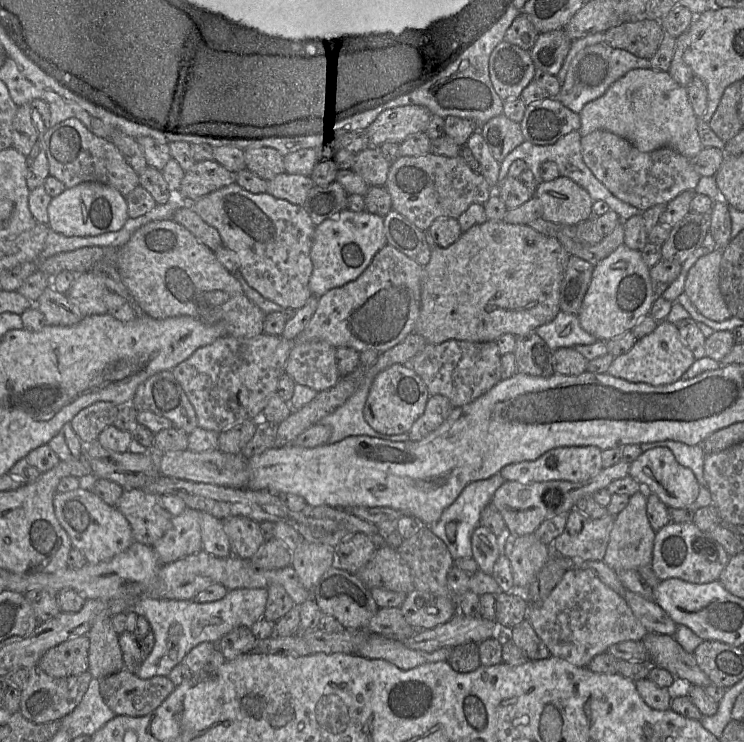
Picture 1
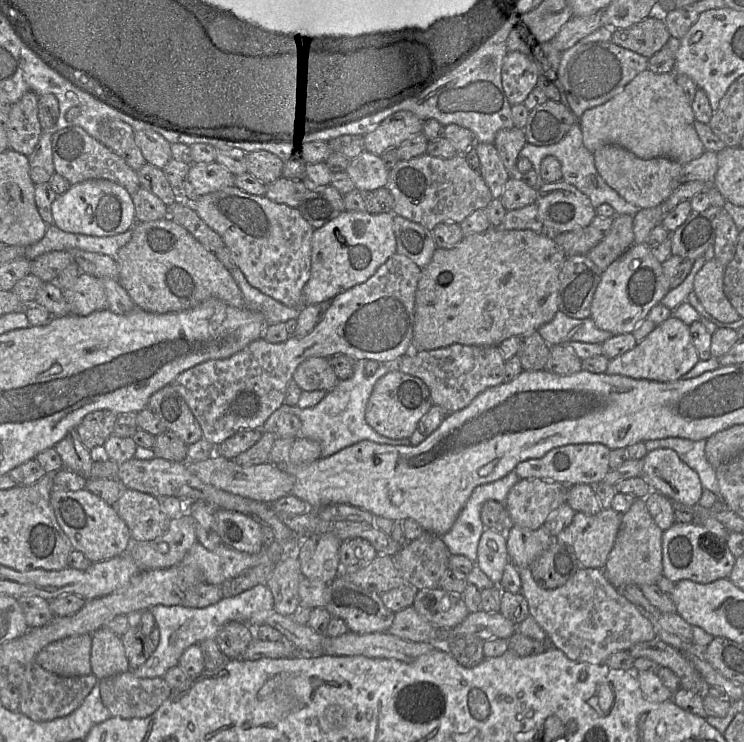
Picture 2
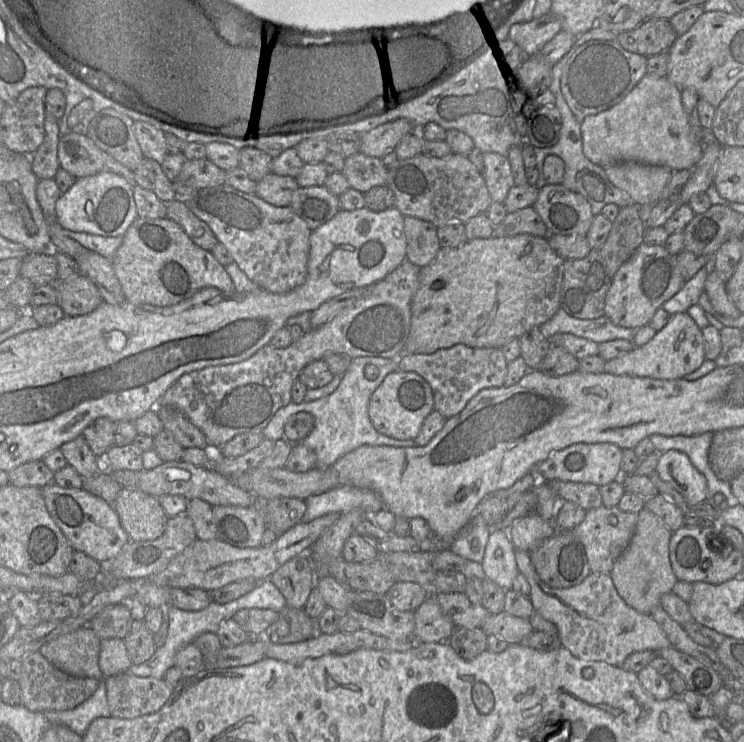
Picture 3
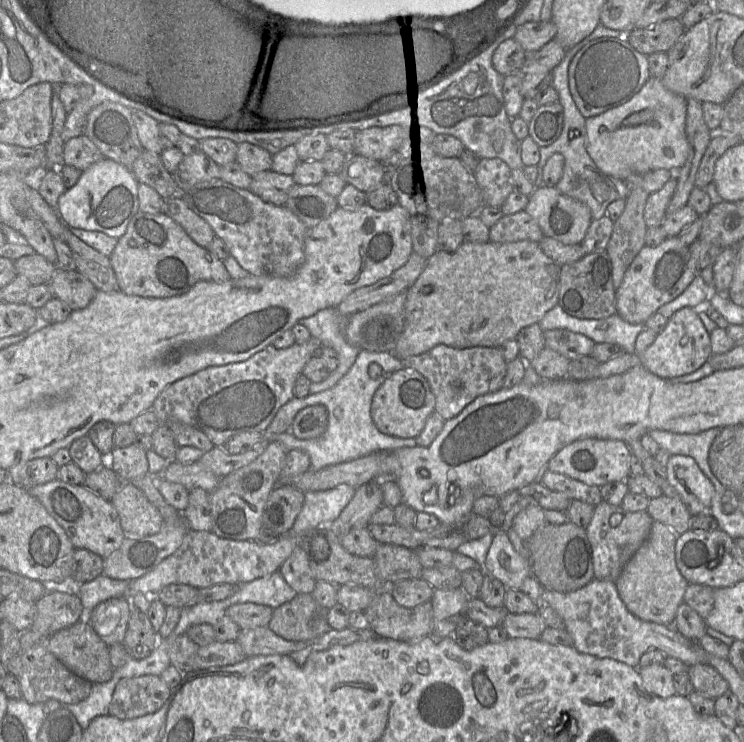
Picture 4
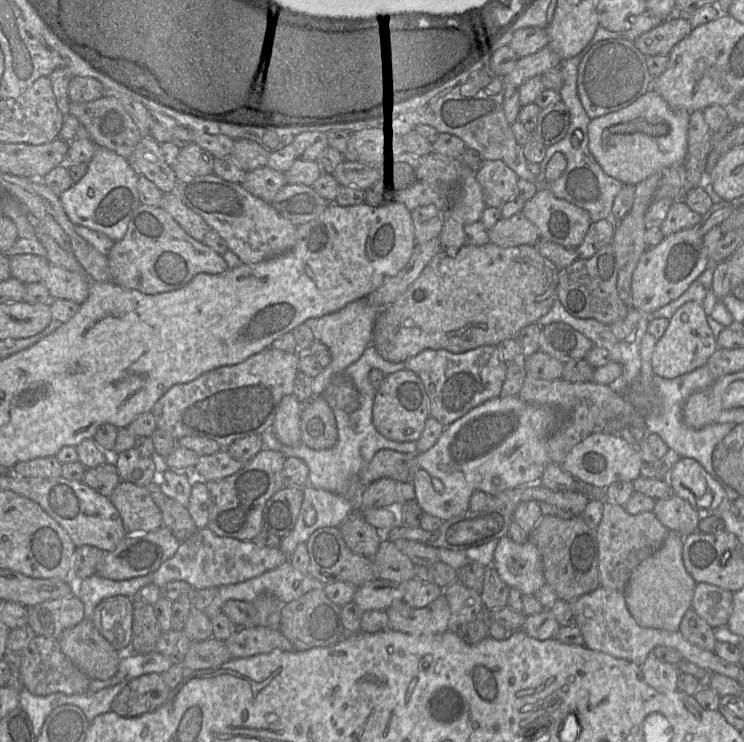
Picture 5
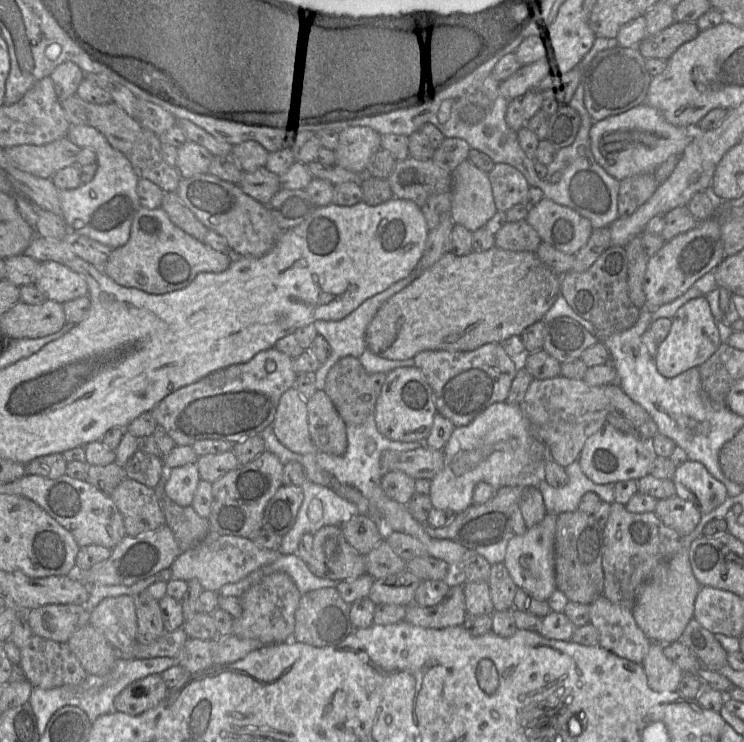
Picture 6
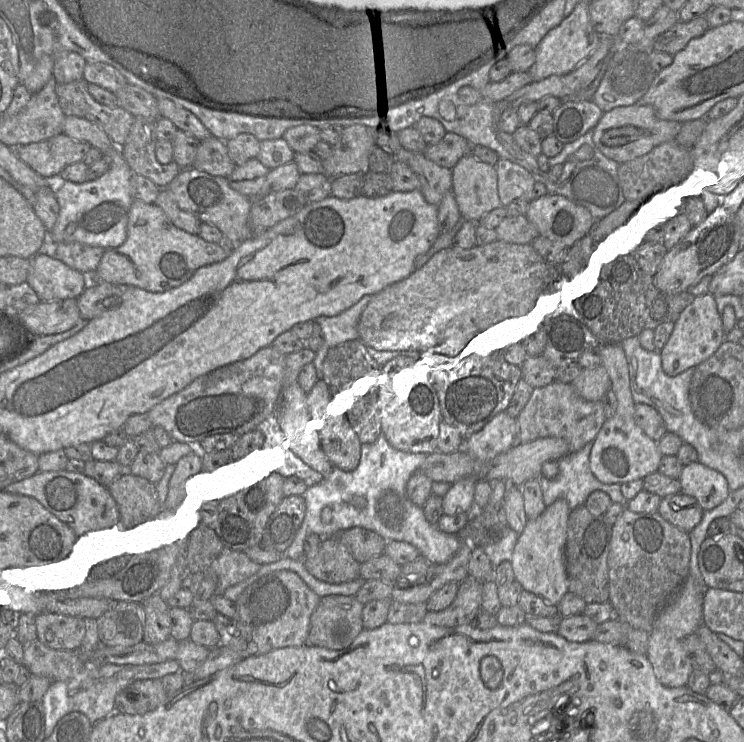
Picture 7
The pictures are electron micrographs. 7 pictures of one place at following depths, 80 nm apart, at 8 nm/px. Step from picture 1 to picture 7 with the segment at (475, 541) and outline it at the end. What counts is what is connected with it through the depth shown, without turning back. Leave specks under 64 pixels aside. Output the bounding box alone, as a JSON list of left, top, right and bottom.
[510,499,572,605]

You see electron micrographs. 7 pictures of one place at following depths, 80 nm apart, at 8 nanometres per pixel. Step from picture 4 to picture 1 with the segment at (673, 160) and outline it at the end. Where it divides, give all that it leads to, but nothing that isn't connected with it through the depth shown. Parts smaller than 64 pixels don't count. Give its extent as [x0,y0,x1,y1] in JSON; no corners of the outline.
[579,69,703,159]

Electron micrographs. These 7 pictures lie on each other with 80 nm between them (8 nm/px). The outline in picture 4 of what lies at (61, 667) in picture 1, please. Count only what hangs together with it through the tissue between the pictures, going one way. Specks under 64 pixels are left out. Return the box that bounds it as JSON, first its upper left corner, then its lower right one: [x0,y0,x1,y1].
[46,621,114,684]

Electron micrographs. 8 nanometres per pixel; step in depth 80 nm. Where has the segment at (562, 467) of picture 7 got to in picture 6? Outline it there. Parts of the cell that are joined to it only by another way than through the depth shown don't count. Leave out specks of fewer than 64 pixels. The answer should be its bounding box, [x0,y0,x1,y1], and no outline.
[536,460,615,515]

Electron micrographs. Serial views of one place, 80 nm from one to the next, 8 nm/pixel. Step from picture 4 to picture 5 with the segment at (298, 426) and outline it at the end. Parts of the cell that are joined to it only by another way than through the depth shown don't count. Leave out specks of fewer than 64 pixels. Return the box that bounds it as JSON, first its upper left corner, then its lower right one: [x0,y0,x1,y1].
[301,396,337,450]

